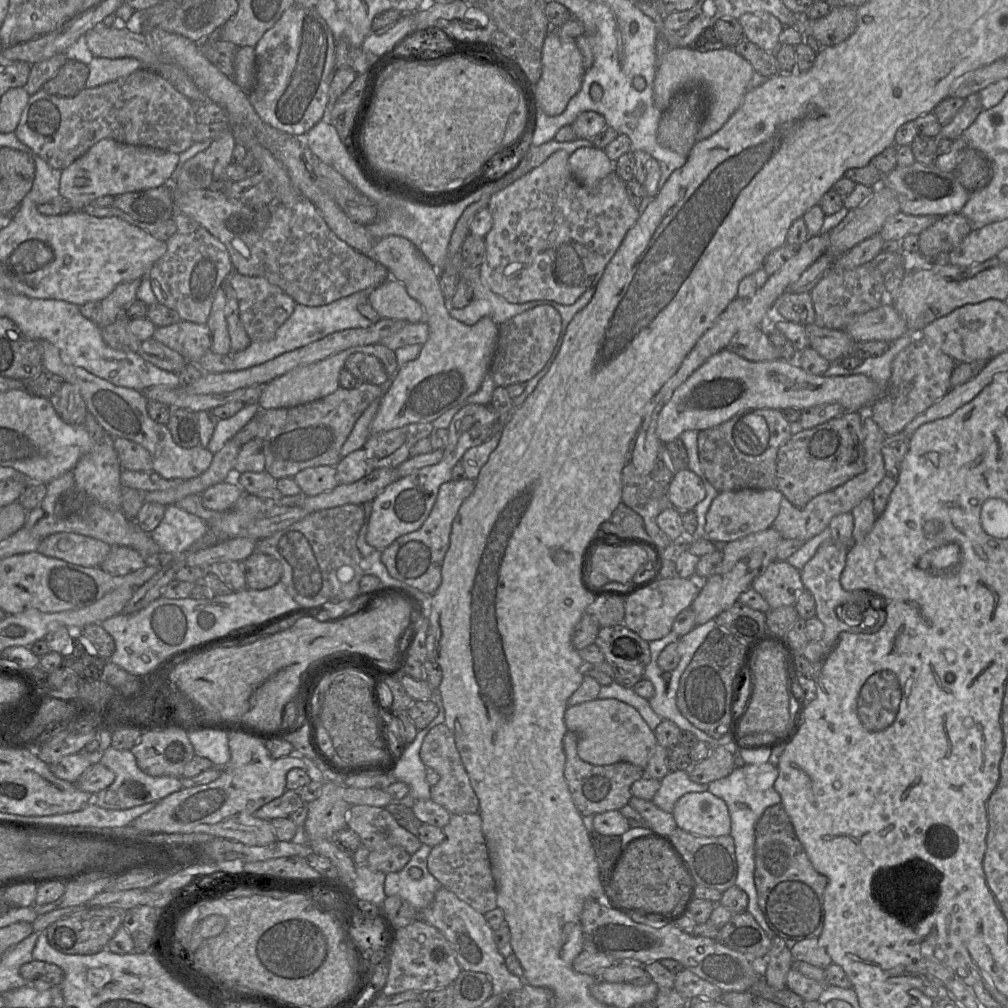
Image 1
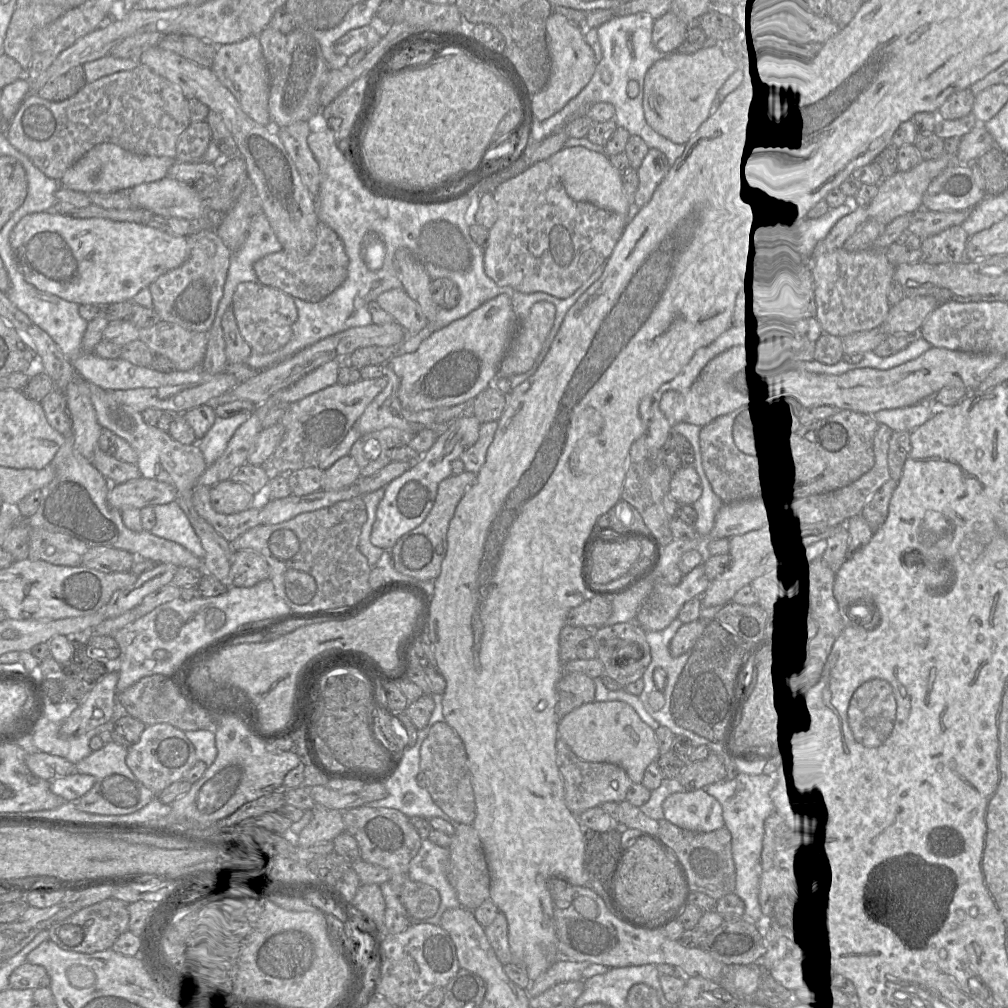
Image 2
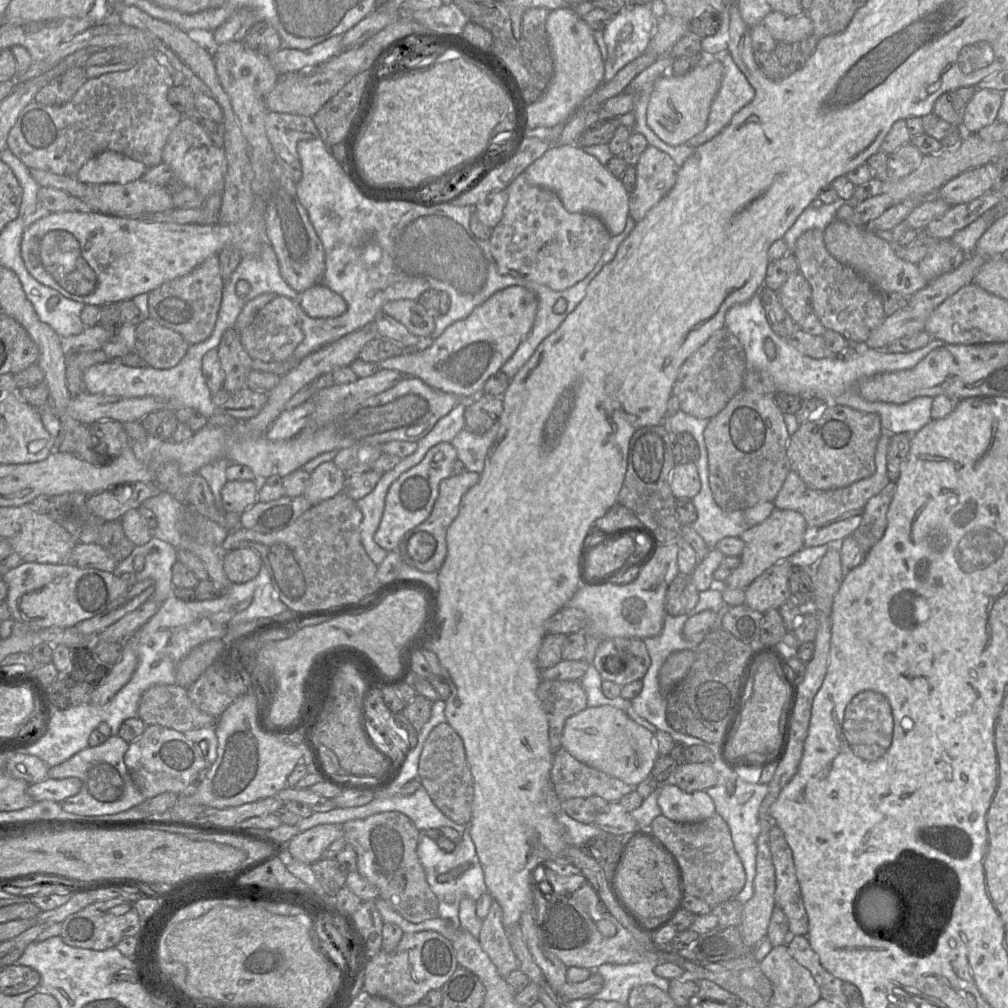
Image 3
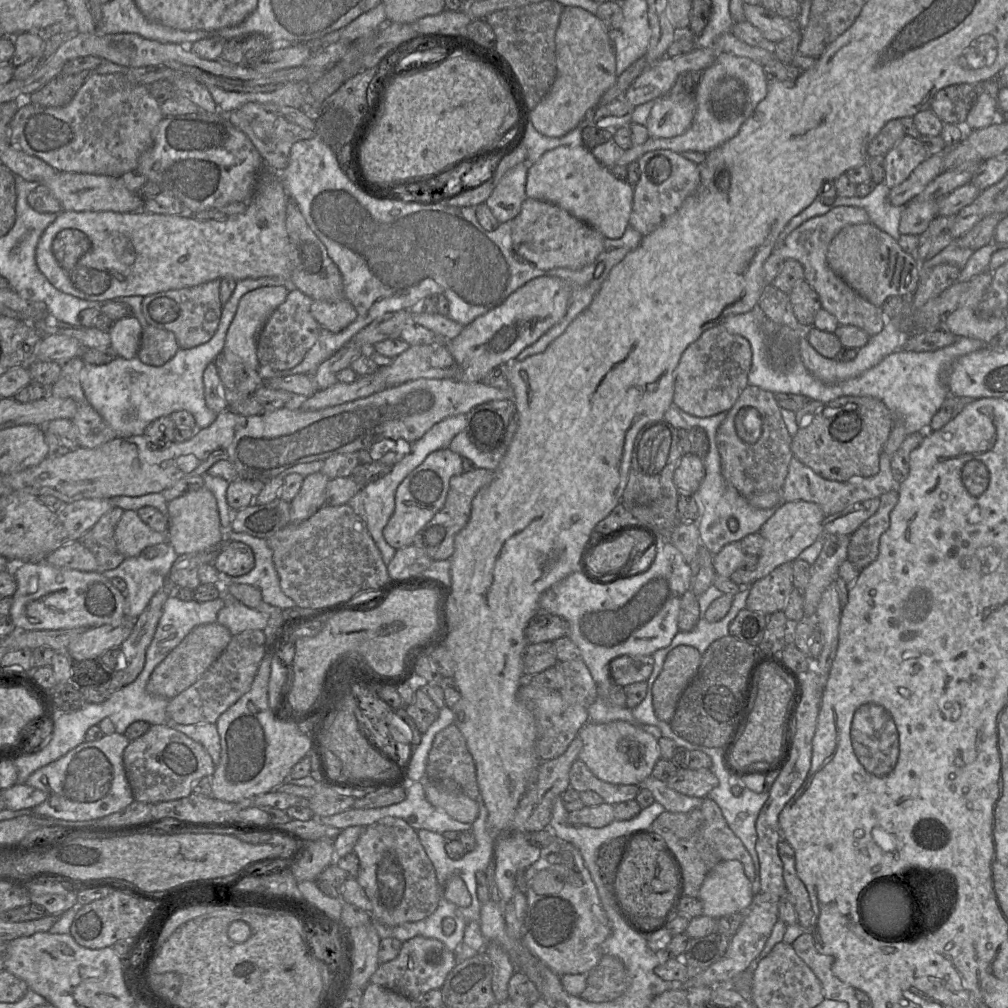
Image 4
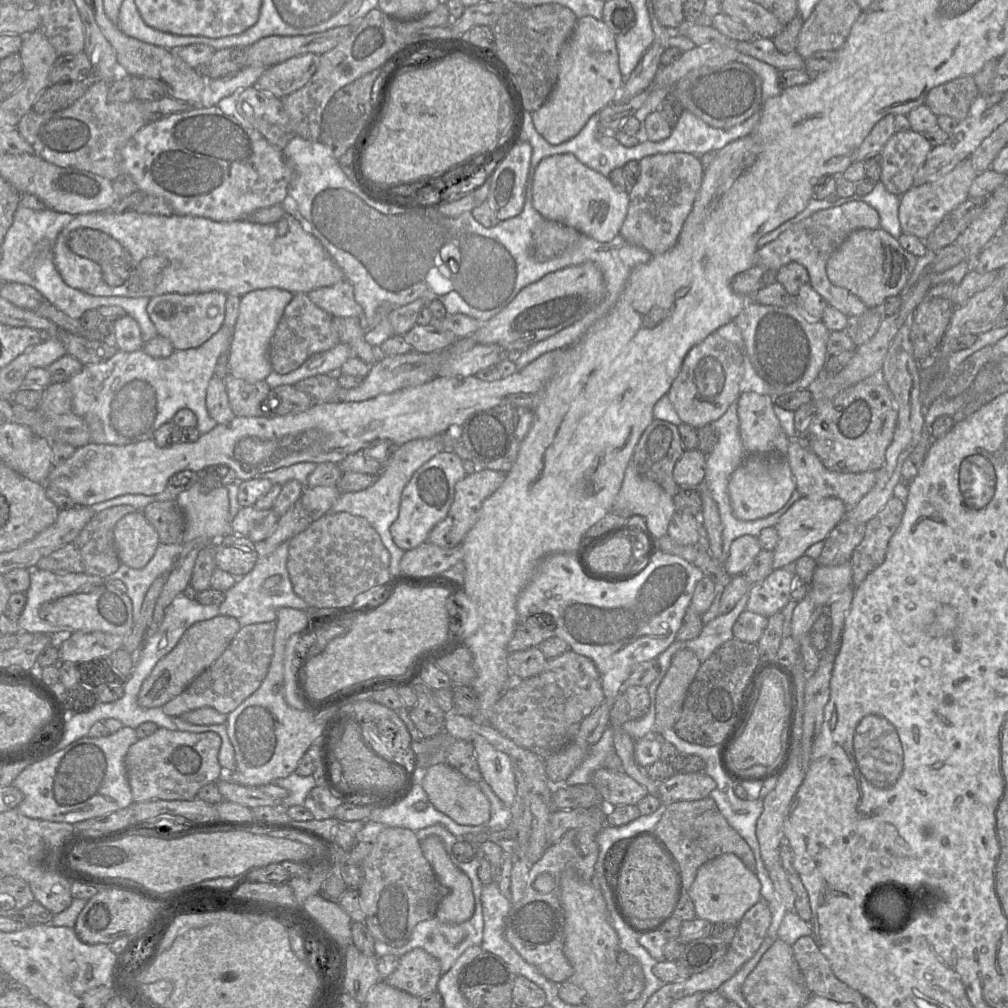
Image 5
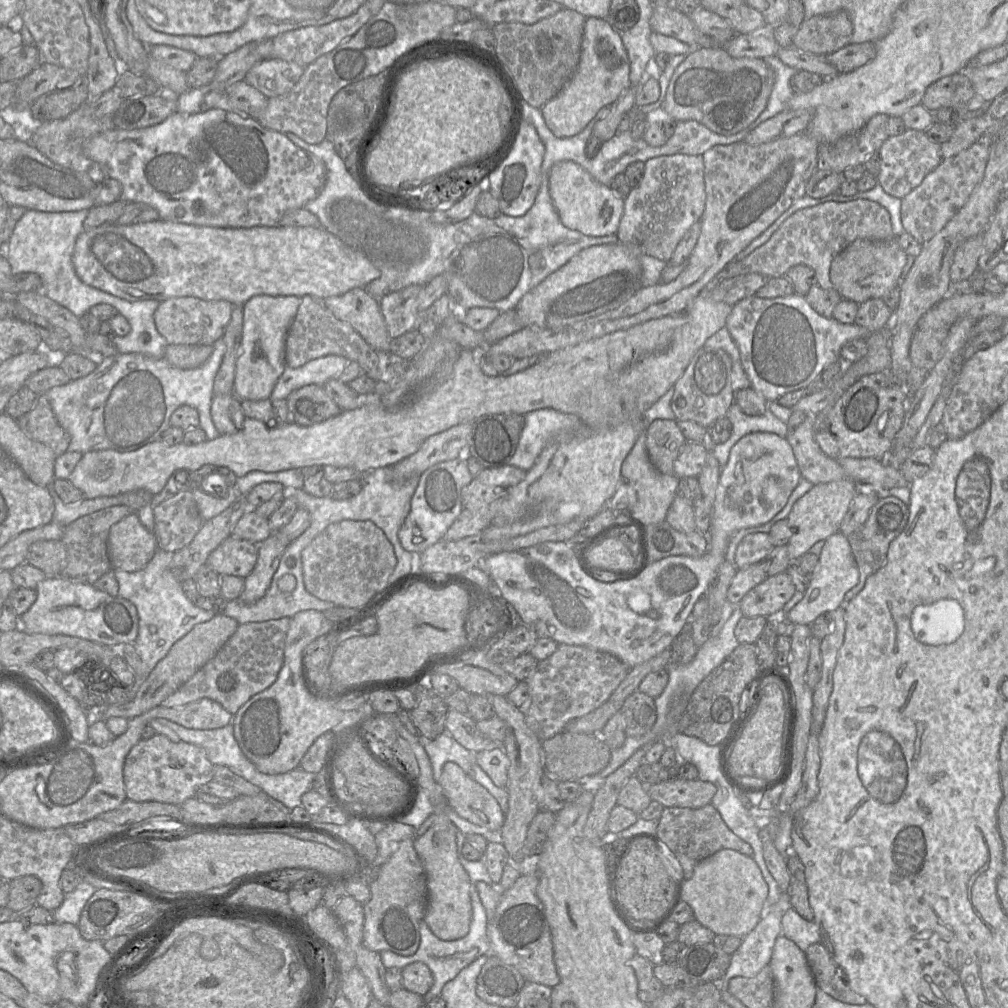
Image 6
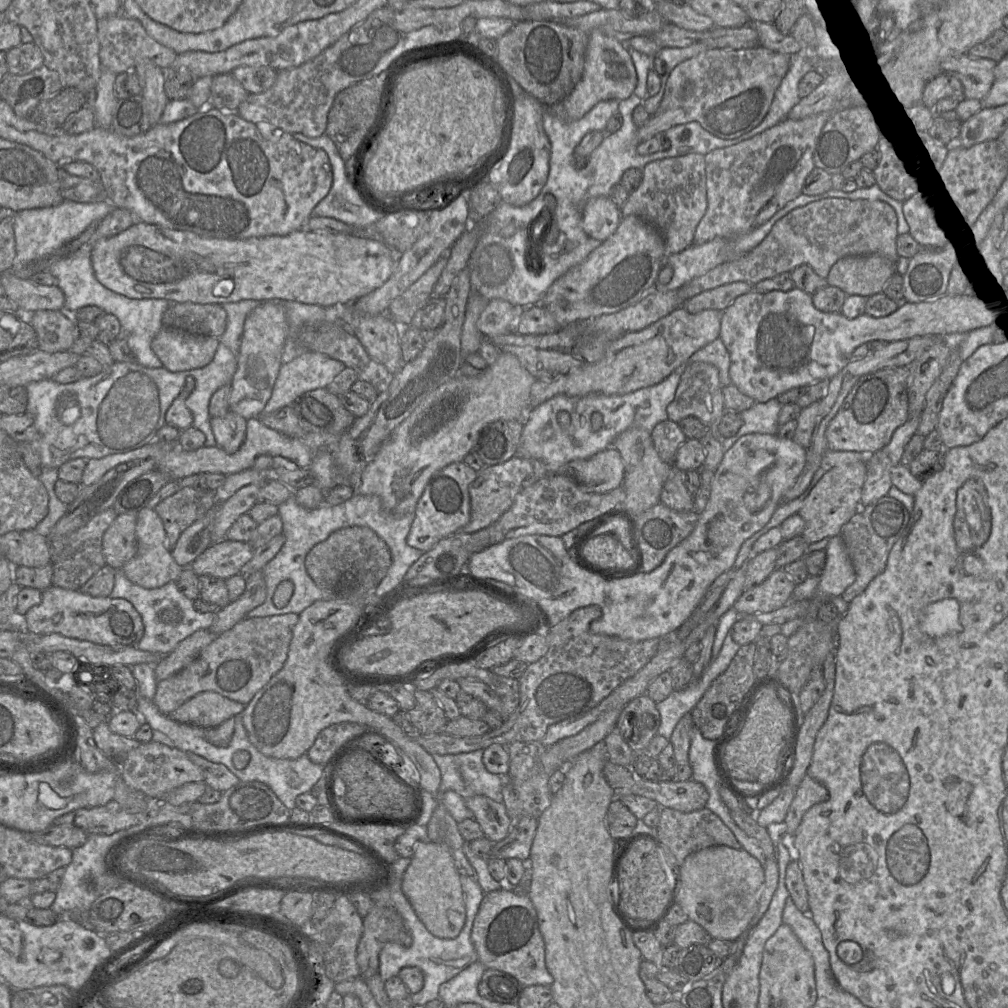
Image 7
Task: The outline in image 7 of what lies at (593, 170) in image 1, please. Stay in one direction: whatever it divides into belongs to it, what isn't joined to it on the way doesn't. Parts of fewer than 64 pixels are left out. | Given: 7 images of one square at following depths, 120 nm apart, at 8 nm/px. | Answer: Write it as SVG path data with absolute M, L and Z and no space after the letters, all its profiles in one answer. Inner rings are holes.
M608 196L591 198L582 209L581 226L585 233L600 242L611 236L622 219L620 209Z

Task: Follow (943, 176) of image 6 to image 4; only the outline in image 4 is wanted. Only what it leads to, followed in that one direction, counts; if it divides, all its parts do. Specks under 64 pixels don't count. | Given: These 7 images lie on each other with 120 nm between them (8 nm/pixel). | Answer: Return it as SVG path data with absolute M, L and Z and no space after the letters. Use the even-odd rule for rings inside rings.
M937 200L930 201L909 201L903 206L899 232L906 235L920 235L930 224L930 222L938 216Z

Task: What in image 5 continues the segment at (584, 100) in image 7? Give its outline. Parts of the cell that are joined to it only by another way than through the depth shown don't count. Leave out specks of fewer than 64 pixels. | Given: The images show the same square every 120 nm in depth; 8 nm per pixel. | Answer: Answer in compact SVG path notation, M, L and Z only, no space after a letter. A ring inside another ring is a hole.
M585 16L577 20L570 38L562 47L559 55L557 83L547 101L532 113L535 129L551 145L567 142L579 134L589 118L612 103L621 91L625 78L619 69L615 38L616 36L602 20L597 20L592 16Z

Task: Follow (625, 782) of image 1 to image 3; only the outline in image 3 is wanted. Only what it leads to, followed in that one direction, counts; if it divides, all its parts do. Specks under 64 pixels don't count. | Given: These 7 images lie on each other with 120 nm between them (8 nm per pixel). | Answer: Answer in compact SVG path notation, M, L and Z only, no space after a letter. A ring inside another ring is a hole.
M563 747L554 751L550 778L561 802L571 798L599 796L608 803L619 802L634 787L587 766Z

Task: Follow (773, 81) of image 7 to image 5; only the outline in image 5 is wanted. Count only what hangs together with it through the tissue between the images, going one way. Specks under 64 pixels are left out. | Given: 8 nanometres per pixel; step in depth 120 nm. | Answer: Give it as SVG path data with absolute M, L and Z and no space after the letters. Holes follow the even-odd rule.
M737 61L723 66L703 66L680 79L671 89L685 110L691 111L709 126L727 130L750 118L761 103L760 77L745 64Z

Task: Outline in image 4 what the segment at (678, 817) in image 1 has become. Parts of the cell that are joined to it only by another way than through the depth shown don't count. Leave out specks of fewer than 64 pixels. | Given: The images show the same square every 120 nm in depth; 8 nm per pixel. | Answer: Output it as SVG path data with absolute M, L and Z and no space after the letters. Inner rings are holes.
M652 776L647 777L640 785L640 788L648 789L656 802L660 803L665 811L673 813L686 813L699 807L703 798L690 797L676 792Z

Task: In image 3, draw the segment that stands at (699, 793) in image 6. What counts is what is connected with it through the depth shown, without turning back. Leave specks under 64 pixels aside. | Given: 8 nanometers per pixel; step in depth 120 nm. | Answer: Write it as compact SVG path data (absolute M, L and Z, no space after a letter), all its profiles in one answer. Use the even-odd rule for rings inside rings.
M684 762L683 764L679 765L677 769L671 774L671 776L665 782L659 783L667 783L673 784L678 786L682 791L686 793L692 793L697 791L705 791L710 787L718 785L718 773L715 770L712 762L702 762L702 763L688 763Z

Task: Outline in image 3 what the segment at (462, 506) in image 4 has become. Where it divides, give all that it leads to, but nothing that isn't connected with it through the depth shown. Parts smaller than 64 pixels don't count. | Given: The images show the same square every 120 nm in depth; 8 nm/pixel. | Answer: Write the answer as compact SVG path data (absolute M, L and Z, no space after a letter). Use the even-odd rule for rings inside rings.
M466 471L443 479L439 485L439 494L429 517L408 532L397 547L404 564L421 572L438 572L447 555L446 533L448 527L457 517L463 495L480 479L480 474Z

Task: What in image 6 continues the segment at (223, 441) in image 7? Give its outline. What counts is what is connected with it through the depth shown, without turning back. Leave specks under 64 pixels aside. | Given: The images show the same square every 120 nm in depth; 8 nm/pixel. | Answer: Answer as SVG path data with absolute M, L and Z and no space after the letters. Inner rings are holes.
M233 393L214 396L211 402L211 419L220 435L235 434L241 430L245 416Z

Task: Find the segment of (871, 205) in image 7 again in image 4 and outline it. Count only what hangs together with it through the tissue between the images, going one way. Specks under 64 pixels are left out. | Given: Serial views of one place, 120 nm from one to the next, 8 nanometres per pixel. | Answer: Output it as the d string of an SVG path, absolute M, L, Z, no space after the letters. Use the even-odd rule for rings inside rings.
M838 206L824 215L813 217L802 223L786 237L782 244L776 245L773 252L784 260L796 260L802 265L804 280L818 294L821 308L832 314L839 325L856 326L872 337L879 334L888 321L883 314L882 307L877 307L863 298L827 263L828 247L837 233L846 226L869 223L869 220L867 212L860 207Z

